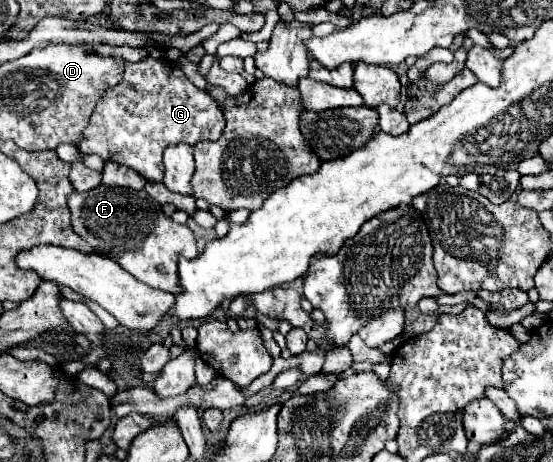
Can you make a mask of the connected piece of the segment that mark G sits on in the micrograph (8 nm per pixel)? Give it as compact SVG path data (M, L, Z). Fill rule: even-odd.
M144 57L138 63L126 63L122 83L102 93L78 149L84 155L100 155L104 161L128 165L148 181L162 181L162 153L168 145L218 139L224 125L226 119L218 103L198 89L176 63L166 57Z

